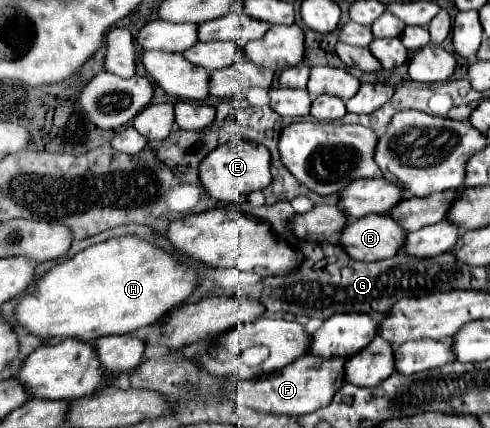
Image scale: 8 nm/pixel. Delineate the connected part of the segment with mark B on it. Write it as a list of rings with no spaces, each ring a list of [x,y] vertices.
[[[368,214],[344,226],[336,244],[354,260],[376,262],[396,256],[400,242],[404,242],[404,230],[400,230],[392,218]]]

